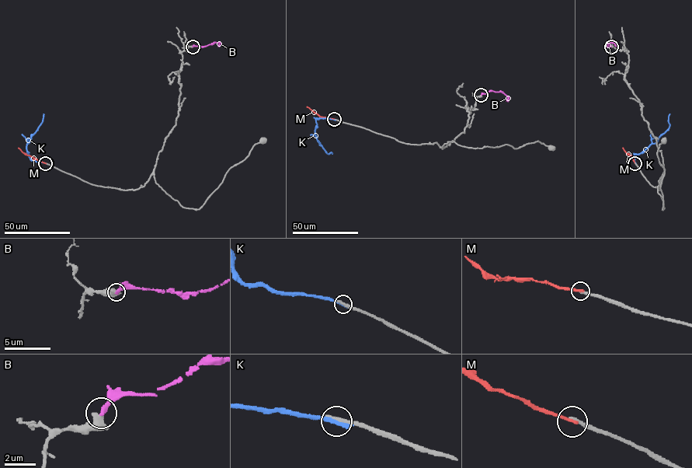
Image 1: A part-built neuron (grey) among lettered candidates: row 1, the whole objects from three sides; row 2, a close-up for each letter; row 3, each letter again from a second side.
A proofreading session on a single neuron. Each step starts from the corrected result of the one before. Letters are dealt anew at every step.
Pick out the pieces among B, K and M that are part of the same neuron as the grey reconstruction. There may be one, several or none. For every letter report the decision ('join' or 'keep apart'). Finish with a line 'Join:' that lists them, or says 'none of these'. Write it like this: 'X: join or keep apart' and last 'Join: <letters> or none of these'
B: keep apart
K: keep apart
M: keep apart
Join: none of these

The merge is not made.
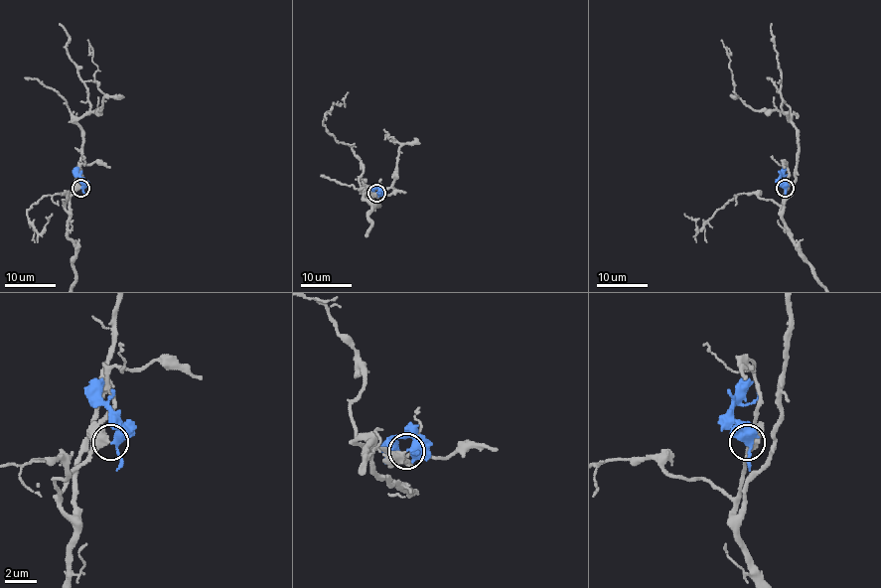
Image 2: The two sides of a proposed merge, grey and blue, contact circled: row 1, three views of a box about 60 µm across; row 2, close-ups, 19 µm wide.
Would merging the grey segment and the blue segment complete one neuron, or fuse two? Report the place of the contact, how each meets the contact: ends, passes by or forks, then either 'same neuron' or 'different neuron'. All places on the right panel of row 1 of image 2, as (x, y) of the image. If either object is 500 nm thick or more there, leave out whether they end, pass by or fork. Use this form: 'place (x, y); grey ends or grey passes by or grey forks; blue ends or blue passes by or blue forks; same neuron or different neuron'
place (785, 188); different neuron

